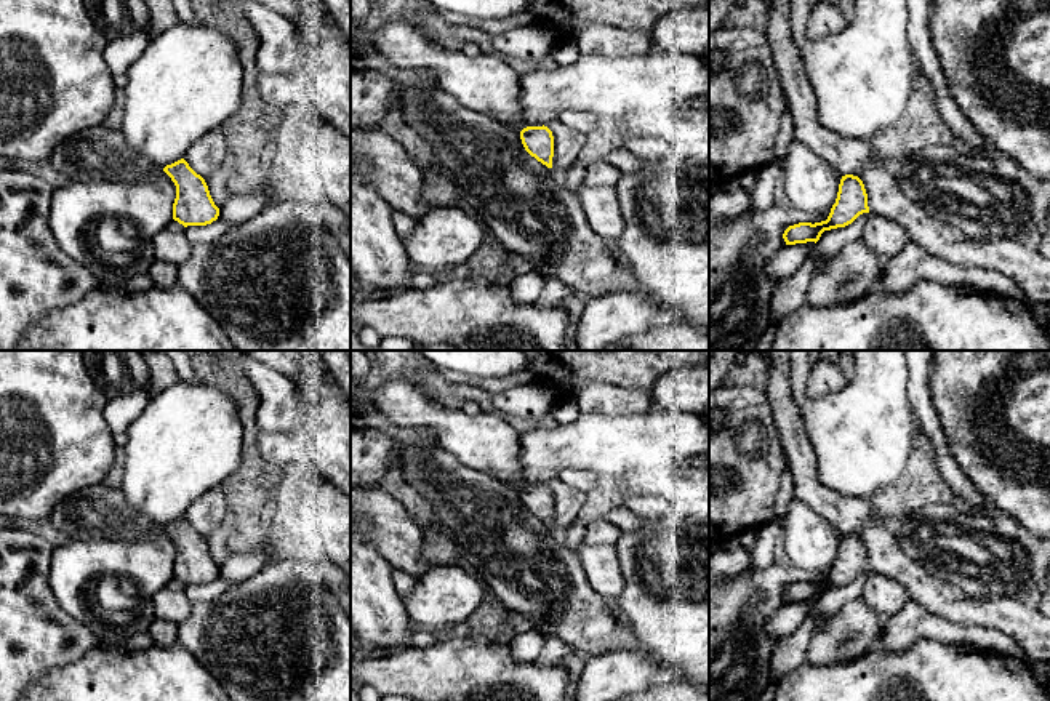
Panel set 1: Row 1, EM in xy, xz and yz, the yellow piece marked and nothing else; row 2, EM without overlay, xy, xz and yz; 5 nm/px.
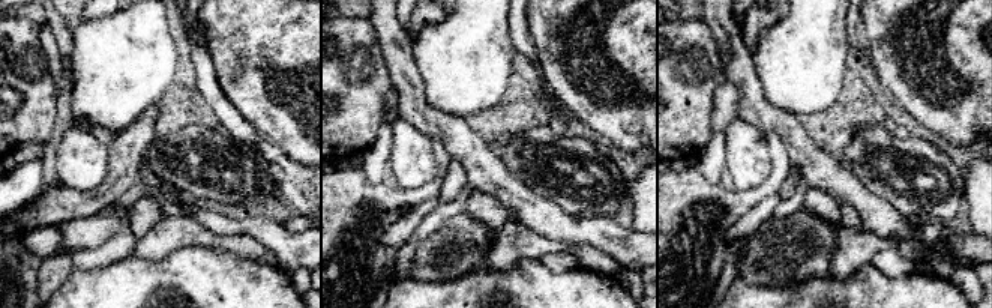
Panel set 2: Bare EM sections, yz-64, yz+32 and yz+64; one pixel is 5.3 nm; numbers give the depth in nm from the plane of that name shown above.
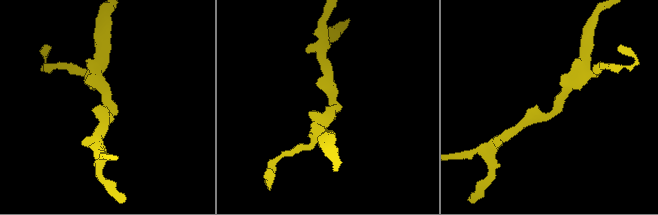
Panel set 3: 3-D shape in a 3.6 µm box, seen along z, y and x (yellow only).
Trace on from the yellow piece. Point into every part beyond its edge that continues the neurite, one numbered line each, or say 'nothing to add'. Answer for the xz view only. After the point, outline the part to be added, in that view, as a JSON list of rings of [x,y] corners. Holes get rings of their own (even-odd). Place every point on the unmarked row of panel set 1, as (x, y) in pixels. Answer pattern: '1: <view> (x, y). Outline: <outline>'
nothing to add

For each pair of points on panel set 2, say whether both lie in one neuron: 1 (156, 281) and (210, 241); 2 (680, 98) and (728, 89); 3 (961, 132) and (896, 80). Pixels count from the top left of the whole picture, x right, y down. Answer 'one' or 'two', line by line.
1: two
2: two
3: one

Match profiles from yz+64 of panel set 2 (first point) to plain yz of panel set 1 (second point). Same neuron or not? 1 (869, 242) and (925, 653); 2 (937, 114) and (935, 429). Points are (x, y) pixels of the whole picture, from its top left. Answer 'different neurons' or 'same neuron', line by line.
1: different neurons
2: different neurons

